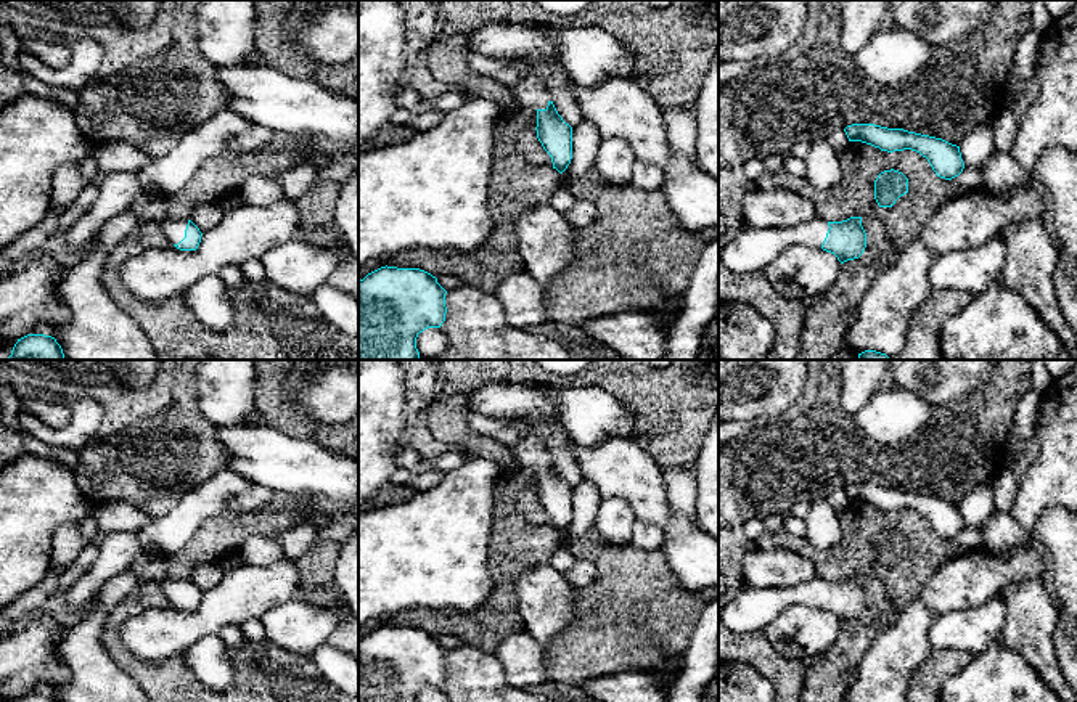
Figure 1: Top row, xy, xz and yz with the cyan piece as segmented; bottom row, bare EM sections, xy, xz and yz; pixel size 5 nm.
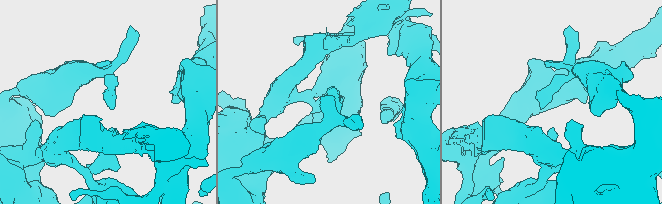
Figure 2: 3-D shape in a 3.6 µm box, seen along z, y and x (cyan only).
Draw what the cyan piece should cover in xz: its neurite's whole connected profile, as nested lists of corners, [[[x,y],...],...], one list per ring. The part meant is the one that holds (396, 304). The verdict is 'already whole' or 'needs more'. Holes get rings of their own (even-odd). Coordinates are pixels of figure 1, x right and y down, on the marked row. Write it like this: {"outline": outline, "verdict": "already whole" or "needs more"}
{"outline": [[[381,267],[358,281],[358,360],[418,360],[416,337],[445,321],[447,291],[420,268]]], "verdict": "already whole"}

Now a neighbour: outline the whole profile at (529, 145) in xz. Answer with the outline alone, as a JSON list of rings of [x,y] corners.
[[[527,129],[521,135],[518,148],[524,154],[524,157],[532,164],[547,164],[553,167],[551,157],[538,141],[535,129]]]

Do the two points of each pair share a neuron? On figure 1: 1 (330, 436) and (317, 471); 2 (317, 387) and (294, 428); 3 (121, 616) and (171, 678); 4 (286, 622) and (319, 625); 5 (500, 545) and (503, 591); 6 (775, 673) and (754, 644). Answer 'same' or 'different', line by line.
1: different
2: different
3: same
4: same
5: same
6: same

